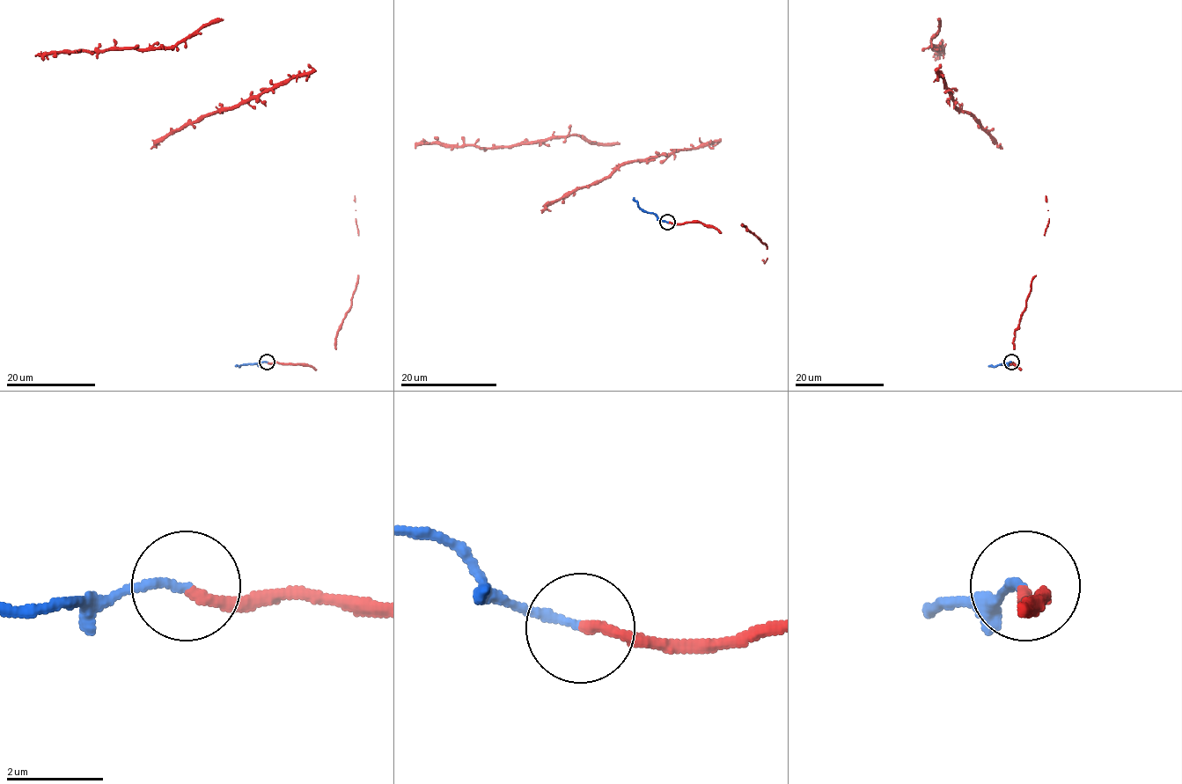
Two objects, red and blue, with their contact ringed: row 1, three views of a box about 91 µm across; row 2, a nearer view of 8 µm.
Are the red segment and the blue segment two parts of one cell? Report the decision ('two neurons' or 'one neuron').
two neurons

